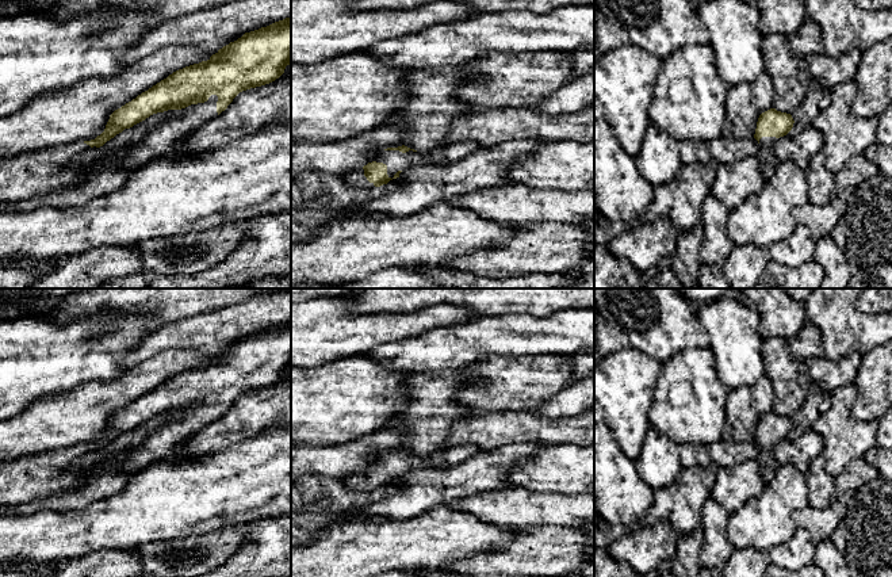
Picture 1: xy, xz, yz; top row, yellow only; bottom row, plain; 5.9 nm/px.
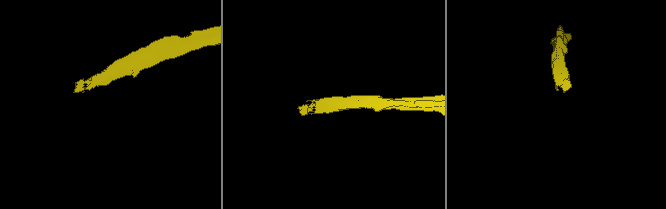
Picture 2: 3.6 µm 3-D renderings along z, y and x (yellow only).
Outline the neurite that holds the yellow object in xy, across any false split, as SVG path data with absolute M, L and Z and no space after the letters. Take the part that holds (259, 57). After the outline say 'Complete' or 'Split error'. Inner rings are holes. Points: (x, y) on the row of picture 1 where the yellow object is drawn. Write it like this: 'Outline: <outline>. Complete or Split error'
Outline: M291 16L267 27L245 33L241 38L219 49L207 61L179 69L161 80L131 102L115 110L104 131L95 140L70 145L58 145L51 149L26 152L0 161L0 203L18 203L57 190L74 187L87 176L92 165L72 167L72 160L89 148L100 148L107 141L145 121L153 114L168 110L180 112L164 121L142 140L129 144L110 156L120 156L129 169L172 153L179 138L198 130L206 122L218 116L242 91L269 84L279 79L291 64Z. Split error

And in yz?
Outline: M770 108L762 112L757 122L754 138L759 144L758 160L763 180L769 180L778 164L774 156L774 145L780 137L786 135L793 127L793 118L790 114Z. Split error

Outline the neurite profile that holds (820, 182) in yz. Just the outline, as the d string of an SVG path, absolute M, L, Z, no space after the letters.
M822 152L813 154L807 168L808 202L812 205L827 205L834 196L835 175L824 164Z

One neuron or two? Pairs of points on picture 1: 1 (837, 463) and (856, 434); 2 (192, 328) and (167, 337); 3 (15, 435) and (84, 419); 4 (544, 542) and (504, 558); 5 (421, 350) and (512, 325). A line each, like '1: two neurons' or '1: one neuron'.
1: one neuron
2: one neuron
3: one neuron
4: one neuron
5: one neuron

